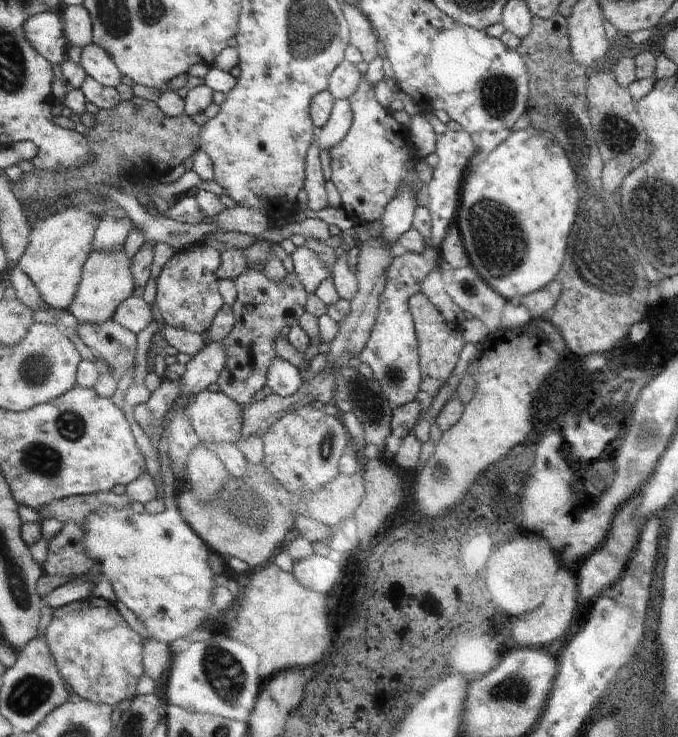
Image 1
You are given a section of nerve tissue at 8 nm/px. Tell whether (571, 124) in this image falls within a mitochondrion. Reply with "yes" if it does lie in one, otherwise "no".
yes

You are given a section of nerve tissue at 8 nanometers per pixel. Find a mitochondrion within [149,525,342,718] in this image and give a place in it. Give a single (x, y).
(220, 668)

